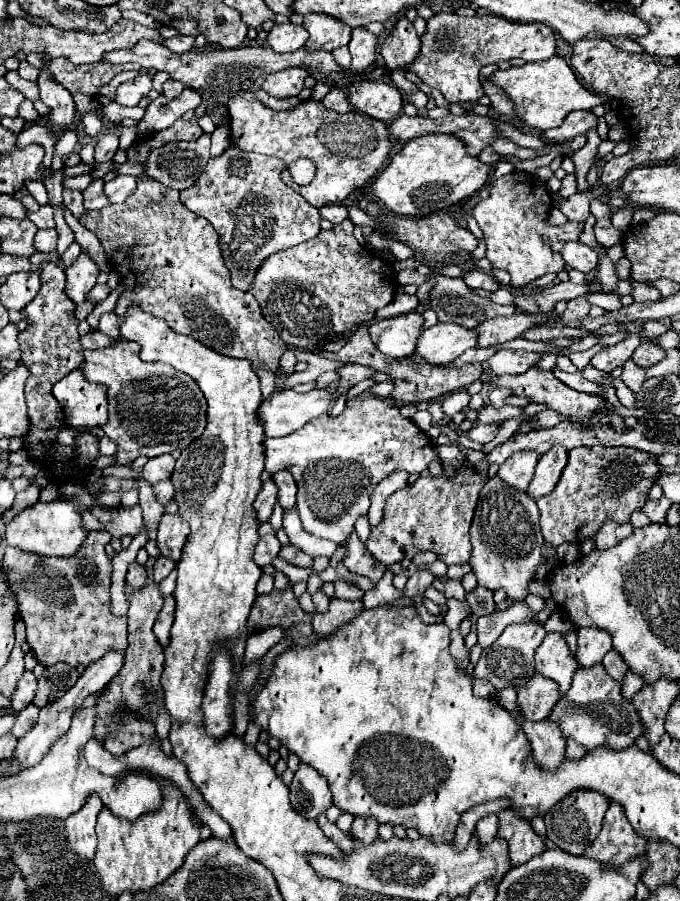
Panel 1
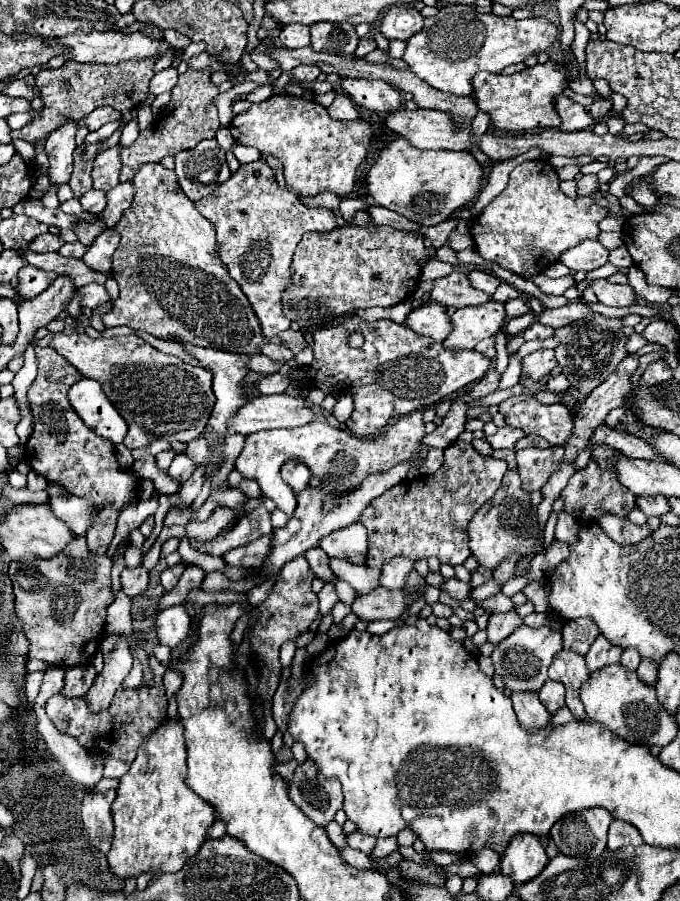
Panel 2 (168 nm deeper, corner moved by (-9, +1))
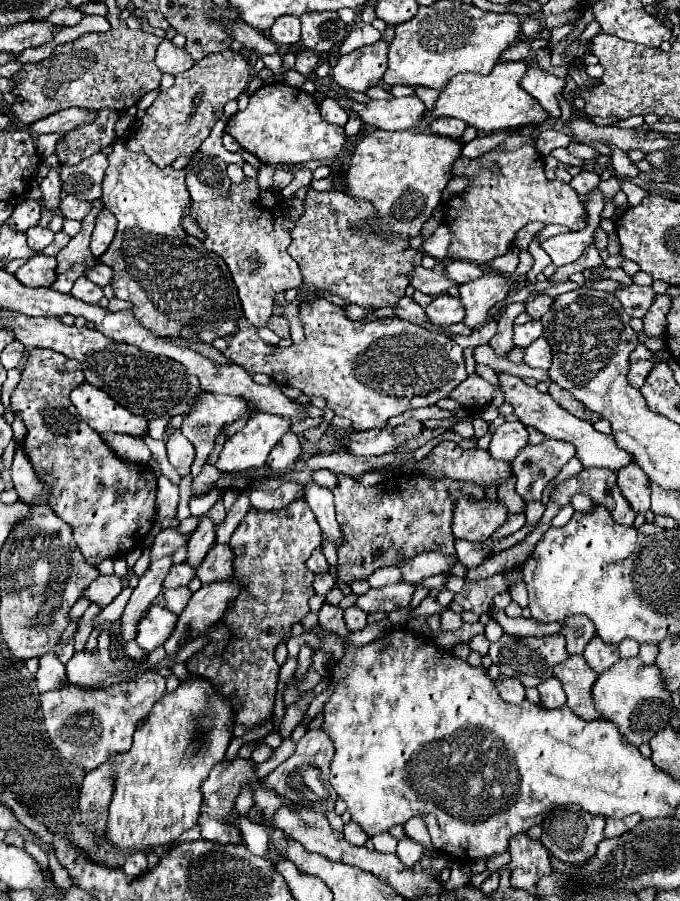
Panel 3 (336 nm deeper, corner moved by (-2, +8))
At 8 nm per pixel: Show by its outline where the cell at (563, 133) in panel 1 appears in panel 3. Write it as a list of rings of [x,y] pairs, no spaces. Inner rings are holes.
[[[528,66],[520,86],[532,96],[536,98],[542,108],[552,116],[552,118],[560,118],[560,106],[556,102],[556,92],[562,92],[564,88],[564,80],[552,76],[550,72],[538,68],[538,66]]]

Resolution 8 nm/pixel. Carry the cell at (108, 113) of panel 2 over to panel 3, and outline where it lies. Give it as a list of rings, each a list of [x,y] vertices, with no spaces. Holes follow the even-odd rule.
[[[70,108],[70,110],[60,110],[56,114],[50,114],[42,120],[36,120],[34,124],[30,124],[30,132],[34,136],[40,136],[40,134],[66,134],[68,130],[92,120],[94,112],[92,110],[84,110],[84,108]]]

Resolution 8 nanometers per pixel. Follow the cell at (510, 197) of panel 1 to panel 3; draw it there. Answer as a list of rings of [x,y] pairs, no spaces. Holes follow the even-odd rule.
[[[530,144],[520,146],[516,152],[502,152],[496,148],[475,160],[460,156],[452,170],[452,178],[467,173],[468,183],[460,196],[450,194],[444,204],[444,222],[452,232],[448,258],[488,264],[496,256],[506,254],[516,232],[534,220],[544,224],[562,224],[570,230],[586,226],[586,210],[576,198],[576,192],[572,192],[572,186],[562,184],[560,180],[548,182],[542,156]],[[495,162],[498,172],[492,171]]]

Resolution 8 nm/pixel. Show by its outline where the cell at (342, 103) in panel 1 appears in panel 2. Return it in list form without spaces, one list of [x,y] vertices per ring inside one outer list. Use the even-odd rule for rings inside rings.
[[[337,93],[335,95],[335,101],[327,107],[327,111],[329,111],[329,115],[333,119],[343,119],[343,121],[349,121],[349,119],[357,119],[359,117],[357,107],[353,105],[353,101],[347,95],[343,95],[343,93]]]

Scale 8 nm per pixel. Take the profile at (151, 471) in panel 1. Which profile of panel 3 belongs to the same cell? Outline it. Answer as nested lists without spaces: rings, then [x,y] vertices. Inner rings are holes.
[[[176,430],[168,438],[166,448],[168,448],[168,460],[170,460],[170,464],[178,470],[180,476],[186,476],[190,472],[190,466],[192,466],[194,458],[196,458],[192,442],[188,438],[184,438],[180,430]]]

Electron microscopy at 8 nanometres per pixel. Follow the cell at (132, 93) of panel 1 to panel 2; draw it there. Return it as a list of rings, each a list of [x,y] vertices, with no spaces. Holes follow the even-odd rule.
[[[167,67],[167,69],[153,75],[153,79],[149,81],[149,93],[159,95],[165,91],[171,91],[175,83],[177,83],[177,71],[173,67]]]

